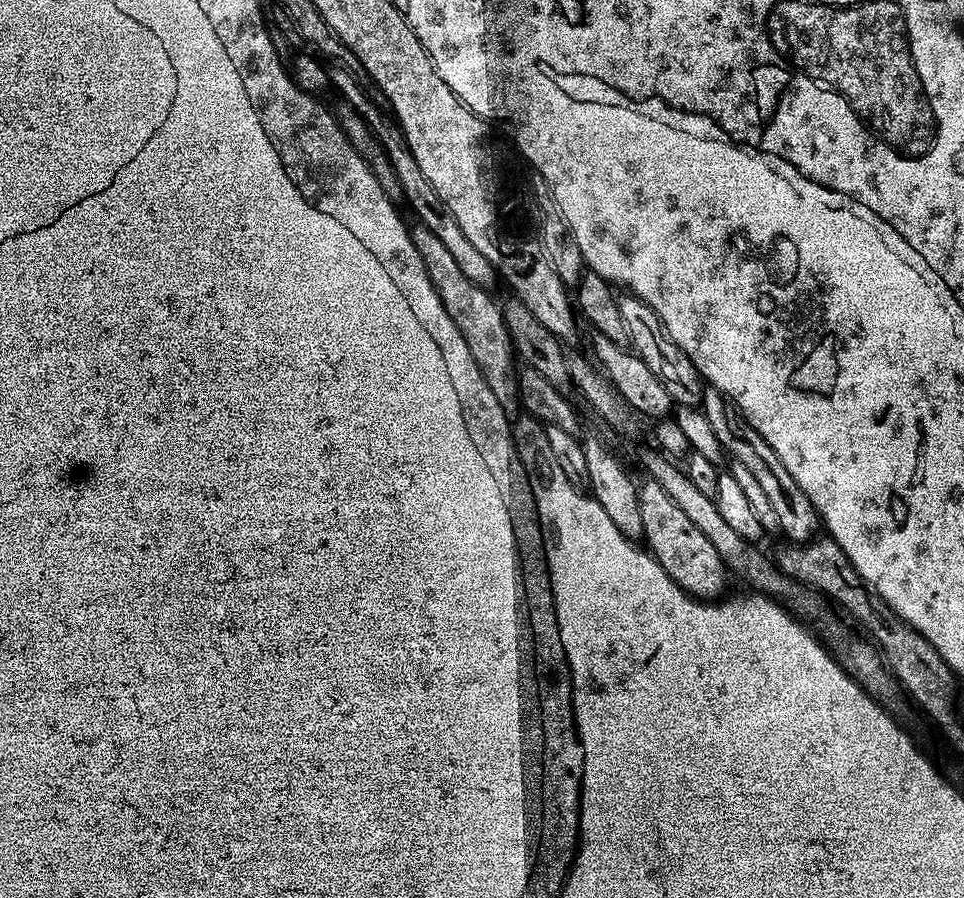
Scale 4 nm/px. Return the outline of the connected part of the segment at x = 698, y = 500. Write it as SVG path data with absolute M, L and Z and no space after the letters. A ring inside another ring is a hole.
M651 451L644 456L644 464L648 467L647 475L656 480L658 486L662 486L662 490L666 490L666 494L670 494L670 498L674 498L674 502L678 502L679 508L686 513L686 518L690 518L690 522L694 522L694 526L698 526L698 530L702 530L702 534L706 534L706 538L710 538L714 550L718 550L724 567L728 569L729 573L733 577L741 576L752 587L749 589L772 597L773 600L783 604L793 616L814 626L828 651L864 687L864 691L869 696L873 696L875 700L880 701L881 704L891 705L891 700L895 698L896 692L898 693L898 685L895 676L888 671L876 645L865 639L863 635L860 635L861 637L855 636L843 624L845 621L835 611L832 613L828 609L830 607L829 601L820 593L805 588L803 584L798 584L795 580L791 580L785 572L780 571L773 561L771 564L756 549L758 547L753 541L744 540L738 534L734 534L734 530L724 521L722 514L718 514L715 499L702 494L702 490L697 490L694 482L690 482L687 471L683 467L677 466L669 457L659 451Z

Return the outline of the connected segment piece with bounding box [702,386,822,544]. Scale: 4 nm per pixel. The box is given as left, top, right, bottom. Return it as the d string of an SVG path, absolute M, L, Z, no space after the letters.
M708 386L704 390L702 411L725 453L732 460L742 462L767 495L767 500L778 517L778 528L782 535L784 534L785 541L806 544L810 540L817 539L822 525L814 502L806 498L806 490L798 486L794 474L786 470L782 458L778 458L778 454L774 454L774 449L770 447L770 442L766 442L766 438L762 438L762 434L758 434L758 430L750 426L750 422L741 414L739 406L729 396L723 396L718 389Z

